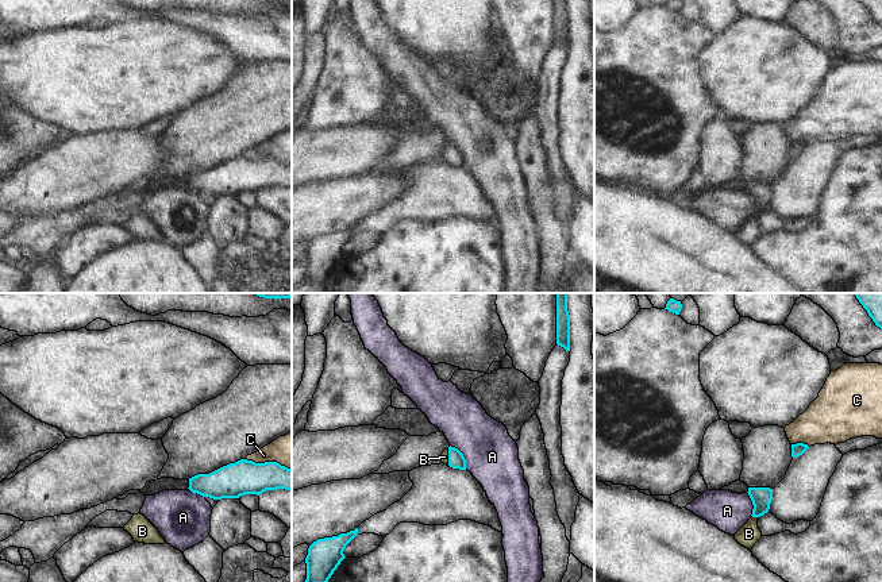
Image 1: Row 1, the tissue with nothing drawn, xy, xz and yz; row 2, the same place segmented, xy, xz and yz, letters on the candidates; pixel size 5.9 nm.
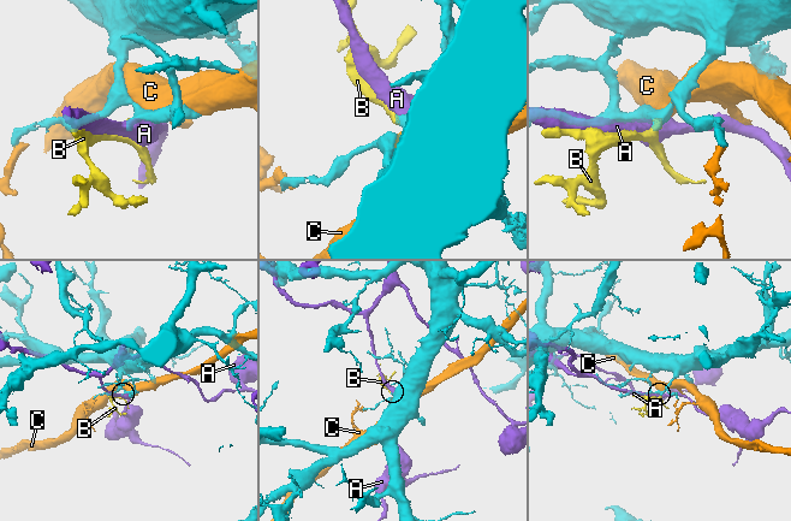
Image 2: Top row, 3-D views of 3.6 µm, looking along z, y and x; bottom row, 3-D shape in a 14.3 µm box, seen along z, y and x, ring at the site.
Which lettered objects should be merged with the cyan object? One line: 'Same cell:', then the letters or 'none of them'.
Same cell: B

